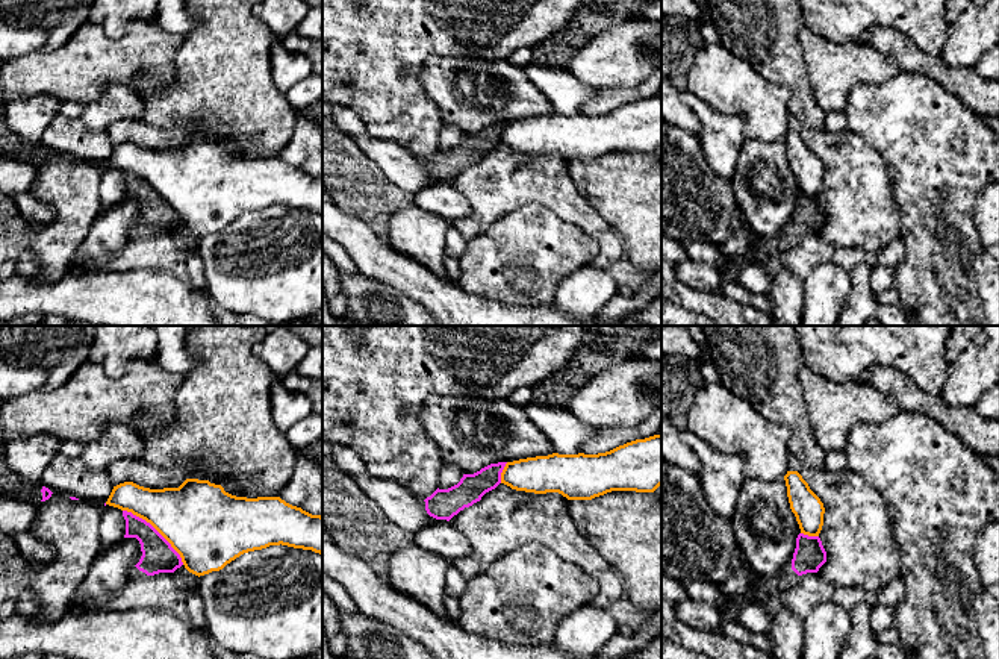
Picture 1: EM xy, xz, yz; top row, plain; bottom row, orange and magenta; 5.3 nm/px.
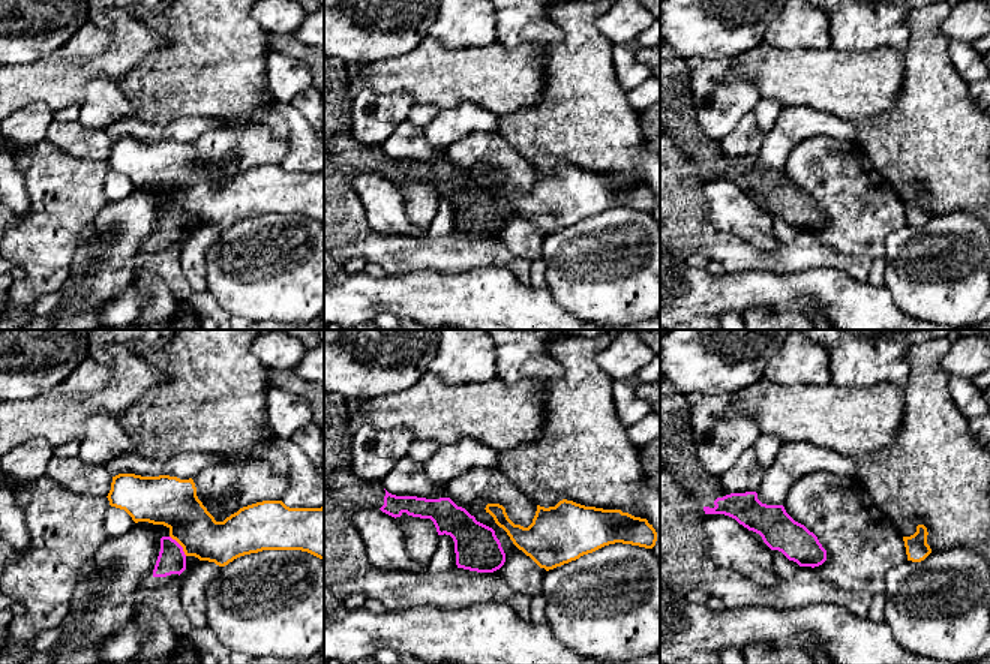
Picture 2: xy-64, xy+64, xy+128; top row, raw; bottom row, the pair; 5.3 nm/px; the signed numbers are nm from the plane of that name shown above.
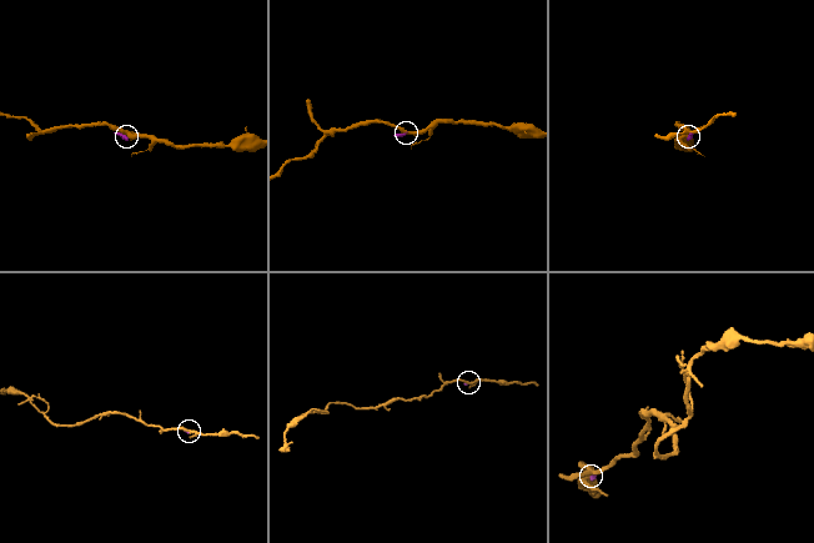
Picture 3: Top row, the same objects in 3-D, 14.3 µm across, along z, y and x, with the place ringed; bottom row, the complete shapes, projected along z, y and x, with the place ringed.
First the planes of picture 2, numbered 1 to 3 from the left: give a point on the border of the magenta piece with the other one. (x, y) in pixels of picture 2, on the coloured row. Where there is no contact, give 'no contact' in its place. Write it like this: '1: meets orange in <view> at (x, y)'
1: meets orange in xy-64 at (180, 544)
2: no contact
3: no contact

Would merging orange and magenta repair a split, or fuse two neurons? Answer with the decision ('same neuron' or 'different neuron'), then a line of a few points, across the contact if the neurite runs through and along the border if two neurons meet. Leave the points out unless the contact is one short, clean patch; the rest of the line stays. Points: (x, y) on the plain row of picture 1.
different neuron

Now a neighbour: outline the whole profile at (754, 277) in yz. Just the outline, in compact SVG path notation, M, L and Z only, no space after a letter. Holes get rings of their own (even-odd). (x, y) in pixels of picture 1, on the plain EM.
M758 261L740 267L739 285L751 294L764 294L769 289L770 277L766 267Z

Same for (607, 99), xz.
M661 68L636 88L618 86L618 88L599 89L598 95L592 102L583 105L580 114L584 115L605 114L627 103L658 95L660 88L661 88Z

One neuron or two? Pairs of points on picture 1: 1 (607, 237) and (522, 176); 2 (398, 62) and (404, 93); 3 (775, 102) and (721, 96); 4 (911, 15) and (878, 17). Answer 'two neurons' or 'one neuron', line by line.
1: one neuron
2: one neuron
3: one neuron
4: one neuron

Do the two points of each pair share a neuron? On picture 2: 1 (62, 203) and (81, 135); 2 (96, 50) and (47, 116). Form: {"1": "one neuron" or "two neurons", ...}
{"1": "two neurons", "2": "two neurons"}

